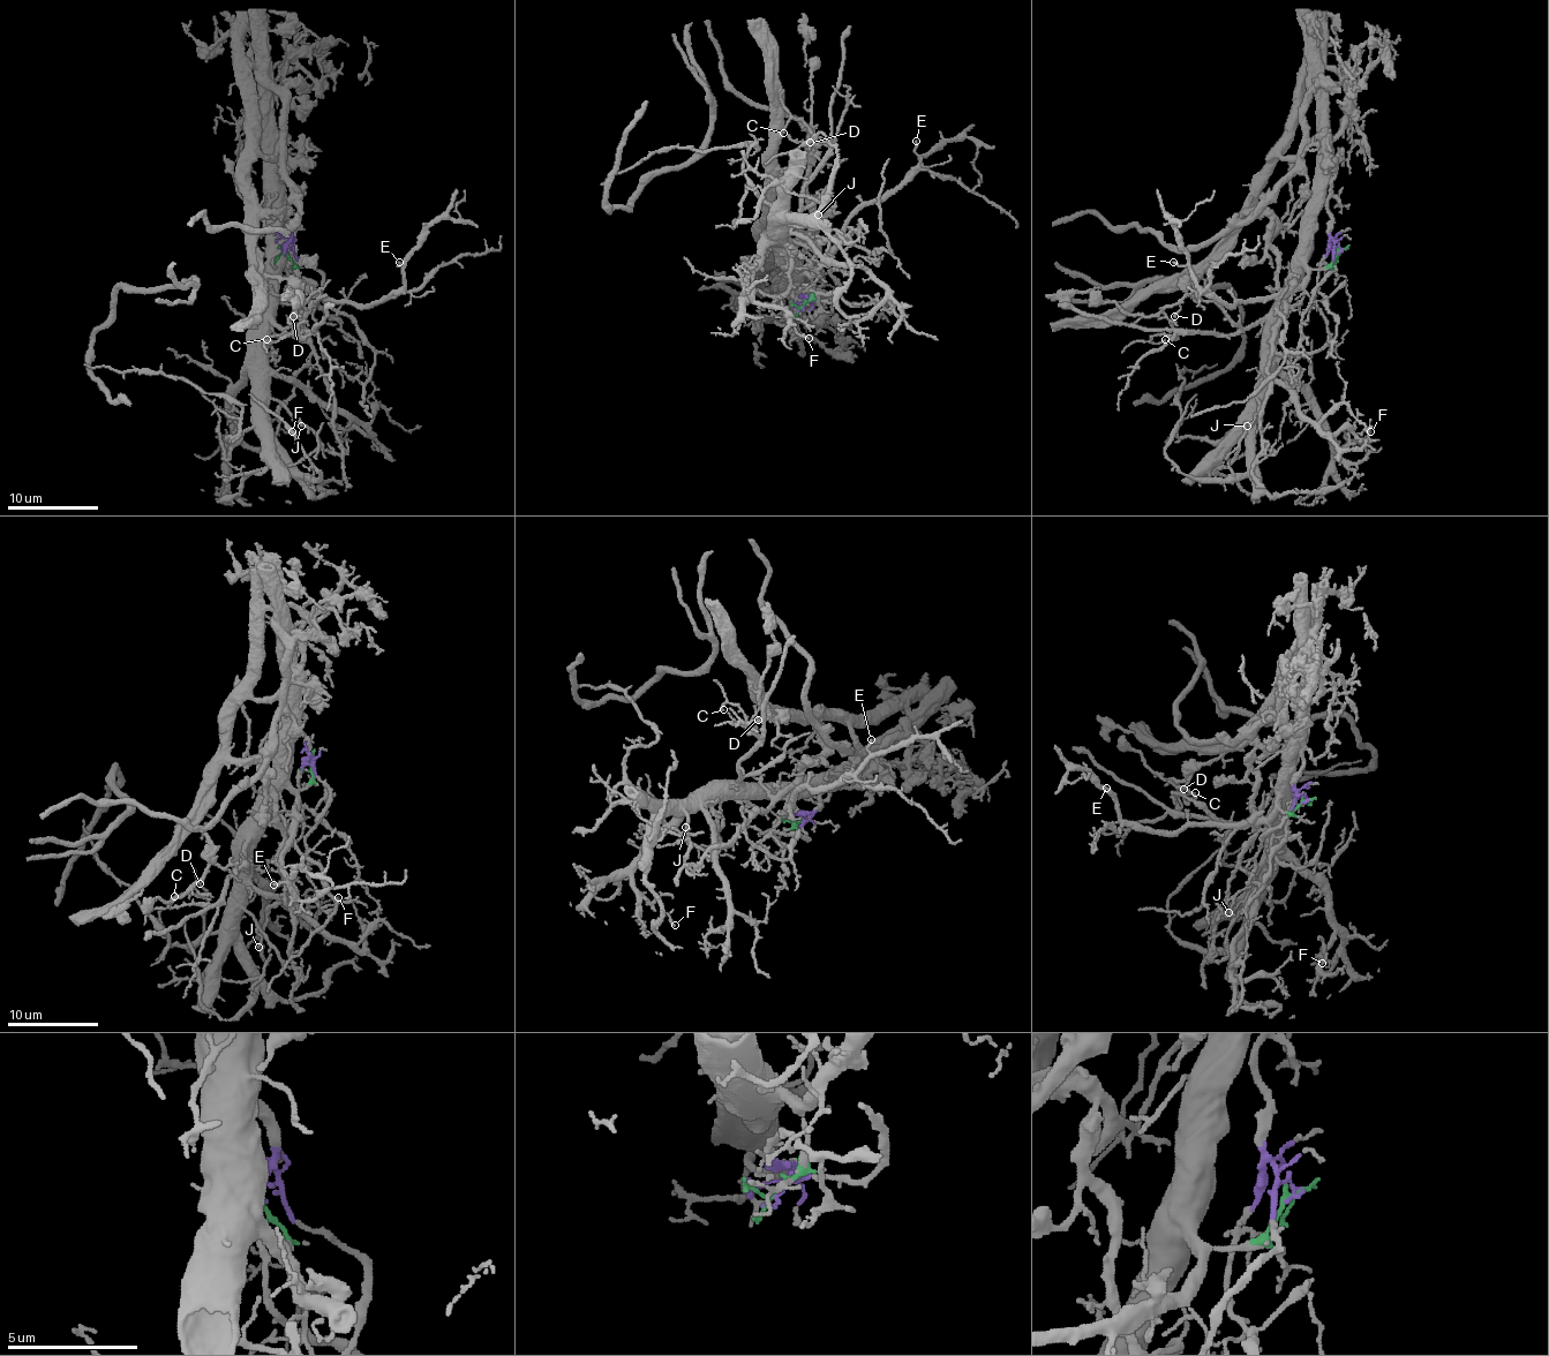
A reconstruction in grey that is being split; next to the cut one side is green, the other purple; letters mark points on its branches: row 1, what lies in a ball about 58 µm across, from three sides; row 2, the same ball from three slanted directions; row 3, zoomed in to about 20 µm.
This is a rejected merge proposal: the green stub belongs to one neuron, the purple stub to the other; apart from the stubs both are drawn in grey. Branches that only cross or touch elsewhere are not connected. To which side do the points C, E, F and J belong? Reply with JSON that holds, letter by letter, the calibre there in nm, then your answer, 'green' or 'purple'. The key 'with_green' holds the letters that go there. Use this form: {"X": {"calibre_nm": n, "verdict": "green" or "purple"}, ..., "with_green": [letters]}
{"C": {"calibre_nm": 100, "verdict": "green"}, "E": {"calibre_nm": 110, "verdict": "green"}, "F": {"calibre_nm": 140, "verdict": "green"}, "J": {"calibre_nm": 100, "verdict": "green"}, "with_green": ["C", "E", "F", "J"]}

